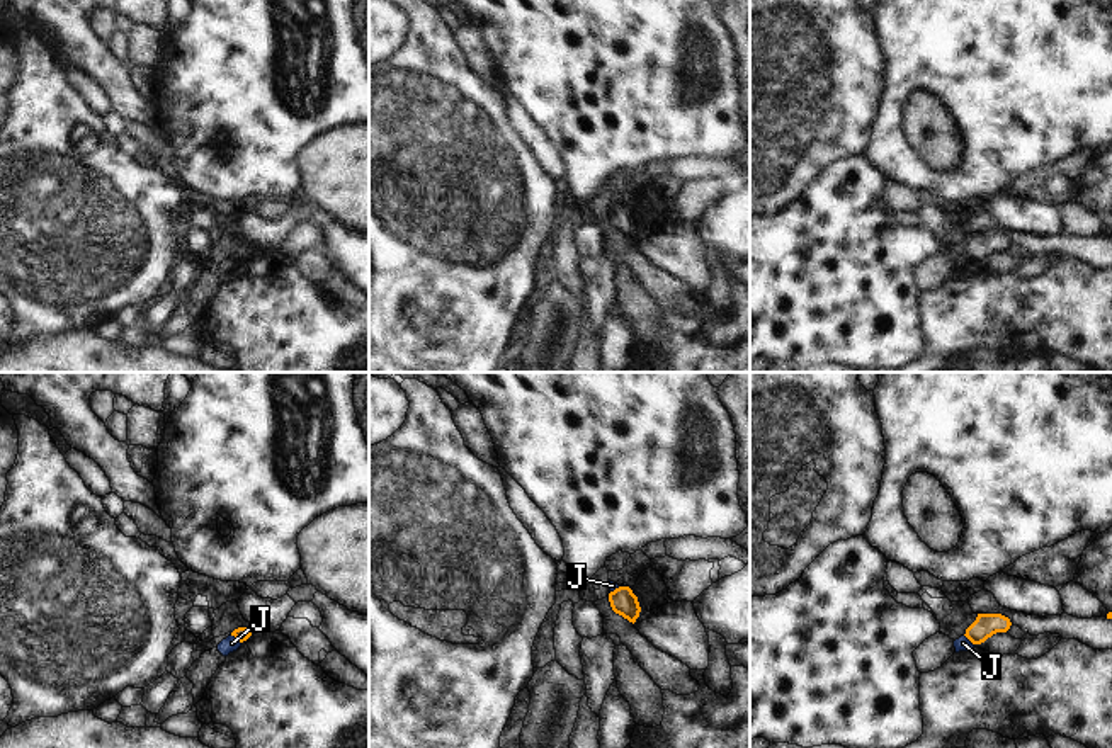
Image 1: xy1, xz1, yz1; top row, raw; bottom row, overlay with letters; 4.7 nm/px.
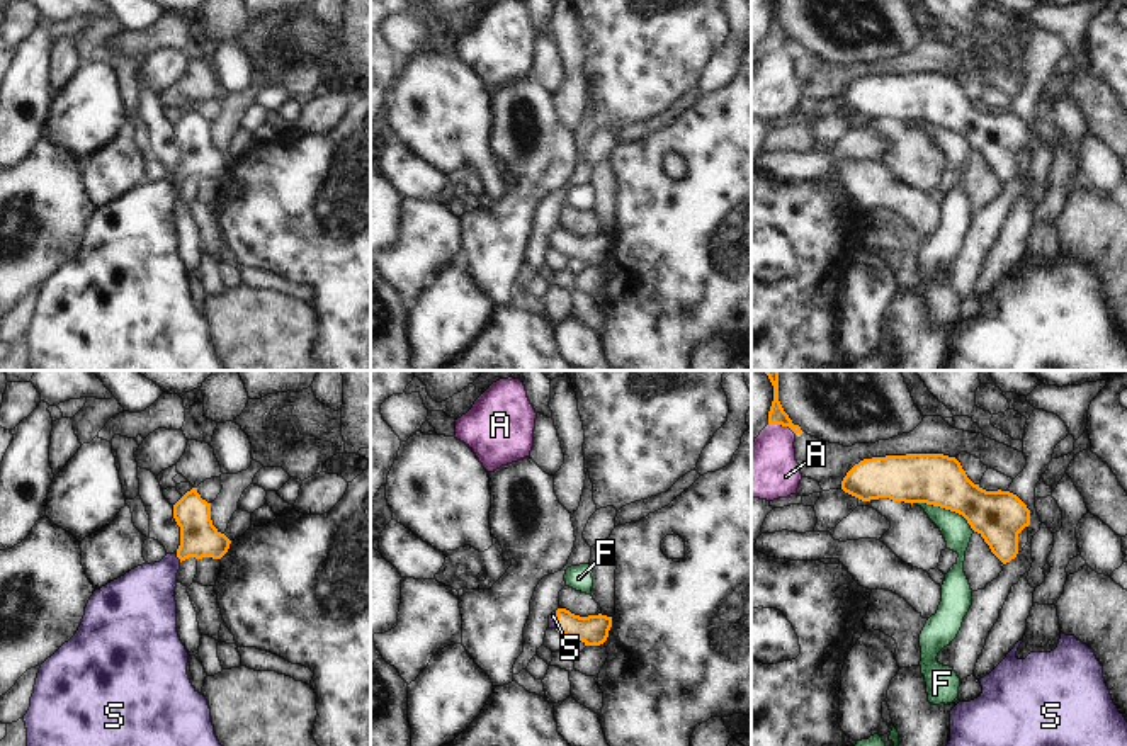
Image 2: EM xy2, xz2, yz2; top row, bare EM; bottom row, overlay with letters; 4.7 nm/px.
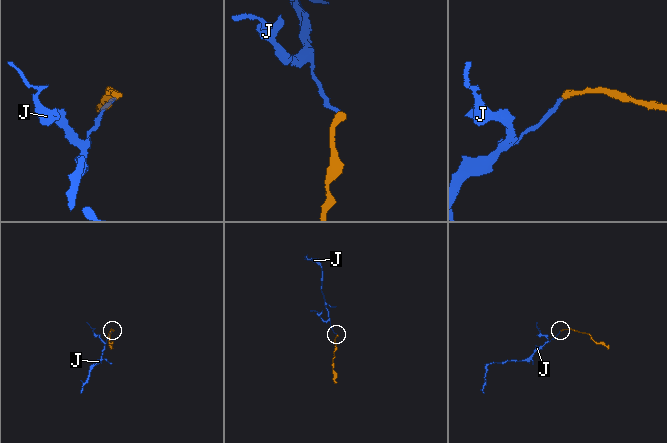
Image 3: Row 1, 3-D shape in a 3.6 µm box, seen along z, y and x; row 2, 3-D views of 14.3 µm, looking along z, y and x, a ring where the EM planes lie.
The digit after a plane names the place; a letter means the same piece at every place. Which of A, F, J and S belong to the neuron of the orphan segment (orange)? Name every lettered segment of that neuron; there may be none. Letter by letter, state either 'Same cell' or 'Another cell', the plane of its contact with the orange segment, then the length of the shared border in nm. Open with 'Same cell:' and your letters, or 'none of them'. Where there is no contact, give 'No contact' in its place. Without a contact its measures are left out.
Same cell: S
A: Another cell. Touches orange in yz2. Shared border 140 nm
F: Another cell. Touches orange in yz2. Shared border 340 nm
J: Another cell. Touches orange in xy1. Shared border 60 nm
S: Same cell. Touches orange in xy2. Shared border 50 nm

